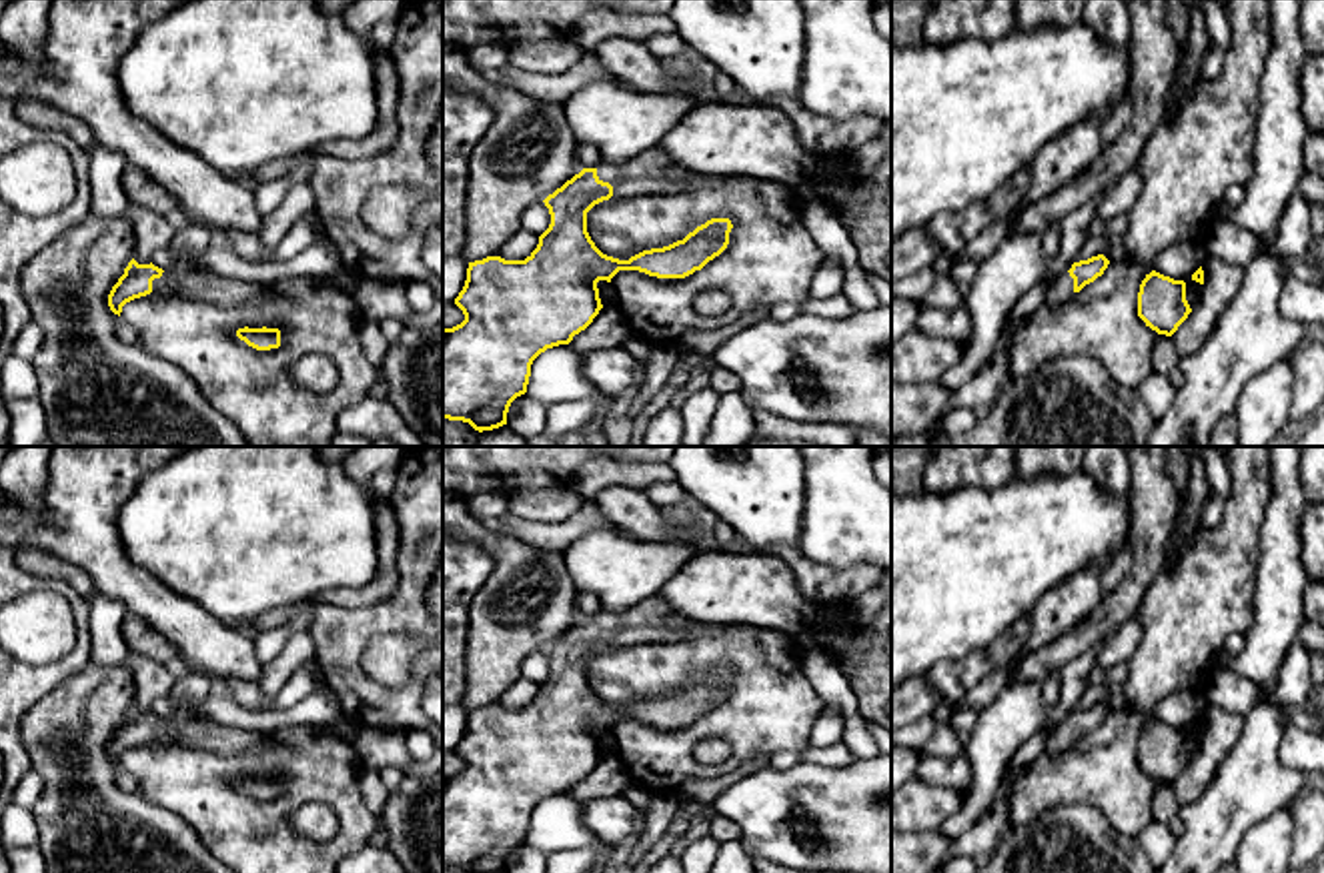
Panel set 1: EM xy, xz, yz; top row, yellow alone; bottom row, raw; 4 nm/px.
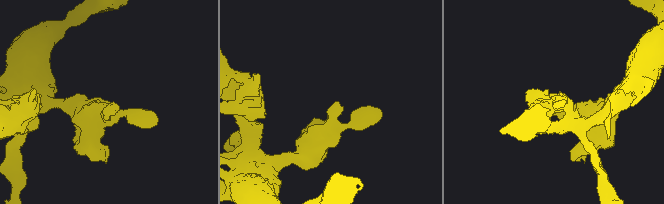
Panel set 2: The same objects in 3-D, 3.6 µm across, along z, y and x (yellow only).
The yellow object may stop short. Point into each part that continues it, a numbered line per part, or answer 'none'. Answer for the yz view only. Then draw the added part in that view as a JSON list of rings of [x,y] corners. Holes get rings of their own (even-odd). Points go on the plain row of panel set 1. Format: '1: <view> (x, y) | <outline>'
1: yz (1062, 737) | [[[1064,721],[1046,741],[1046,751],[1052,755],[1064,753],[1074,745],[1074,727]]]

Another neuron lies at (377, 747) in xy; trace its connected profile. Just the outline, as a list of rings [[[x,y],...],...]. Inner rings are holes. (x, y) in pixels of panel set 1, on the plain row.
[[[359,725],[353,745],[361,763],[379,773],[387,767],[405,769],[411,761],[403,731]]]

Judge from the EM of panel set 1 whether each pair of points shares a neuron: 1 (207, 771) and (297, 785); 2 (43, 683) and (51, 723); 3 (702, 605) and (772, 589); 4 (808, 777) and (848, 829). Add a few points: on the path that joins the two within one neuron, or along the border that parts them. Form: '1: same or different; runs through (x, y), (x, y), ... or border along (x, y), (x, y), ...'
1: same; runs through (229, 793), (243, 807), (275, 807)
2: different; border along (83, 669), (43, 695), (21, 721)
3: same; runs through (720, 589), (754, 589)
4: same; runs through (812, 789), (836, 817)

